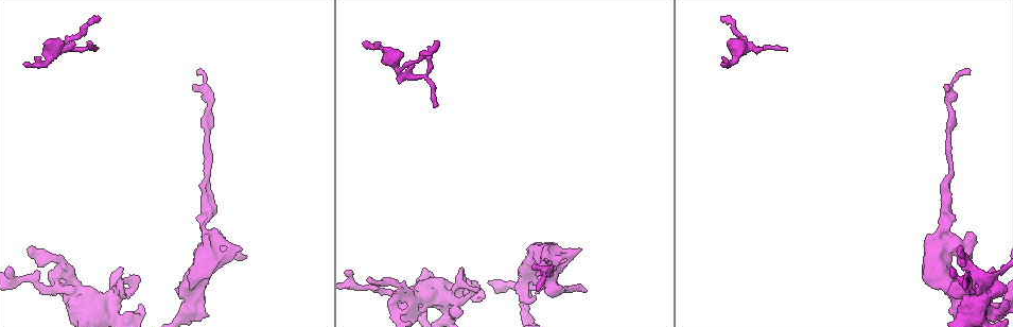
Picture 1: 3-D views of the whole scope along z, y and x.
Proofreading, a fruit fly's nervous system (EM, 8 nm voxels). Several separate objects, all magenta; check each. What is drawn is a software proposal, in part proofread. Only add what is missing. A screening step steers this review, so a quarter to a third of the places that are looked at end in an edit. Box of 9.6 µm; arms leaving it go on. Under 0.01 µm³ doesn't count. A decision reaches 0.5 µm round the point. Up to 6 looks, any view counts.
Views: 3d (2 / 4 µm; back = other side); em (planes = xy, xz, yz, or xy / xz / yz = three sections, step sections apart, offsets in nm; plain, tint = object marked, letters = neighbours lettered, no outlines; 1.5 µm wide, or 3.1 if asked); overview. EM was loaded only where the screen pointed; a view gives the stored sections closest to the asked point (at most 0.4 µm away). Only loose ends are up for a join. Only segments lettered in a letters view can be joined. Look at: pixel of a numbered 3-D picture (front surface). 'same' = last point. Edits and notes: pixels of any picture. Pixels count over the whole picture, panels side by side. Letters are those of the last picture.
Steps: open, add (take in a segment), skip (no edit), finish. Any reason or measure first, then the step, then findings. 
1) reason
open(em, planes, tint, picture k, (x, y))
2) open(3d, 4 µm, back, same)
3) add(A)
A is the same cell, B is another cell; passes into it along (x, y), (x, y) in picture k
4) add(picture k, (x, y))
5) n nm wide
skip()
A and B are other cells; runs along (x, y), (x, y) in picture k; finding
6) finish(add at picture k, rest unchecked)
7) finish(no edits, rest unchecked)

an open end
open(em, planes, plain, picture 1, (433, 105))

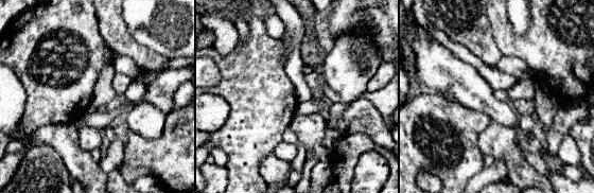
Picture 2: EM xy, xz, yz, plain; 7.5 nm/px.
what lies round it
open(em, planes, letters, same)

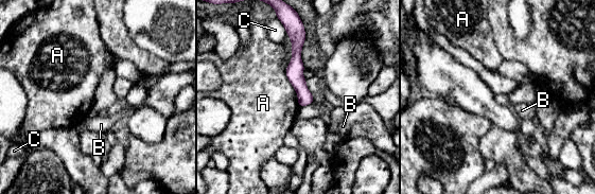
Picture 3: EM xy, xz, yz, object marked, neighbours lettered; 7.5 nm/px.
skip()
A, B and C are other cells; border along (285, 68), (299, 106) in picture 3; none of them fits

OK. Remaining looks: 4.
open(em, planes, letters, picture 1, (371, 281))

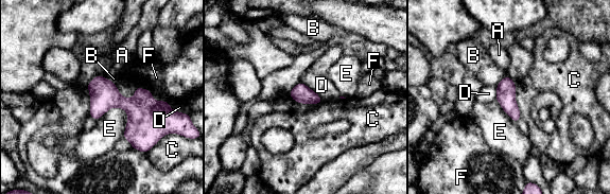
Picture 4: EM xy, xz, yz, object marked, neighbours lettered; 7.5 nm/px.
skip()
A, B, C, D, E and F are other cells; border along (515, 83), (515, 100), (521, 117) in picture 4; none of them fits

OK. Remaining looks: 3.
free end
open(em, planes, letters, picture 1, (586, 290))

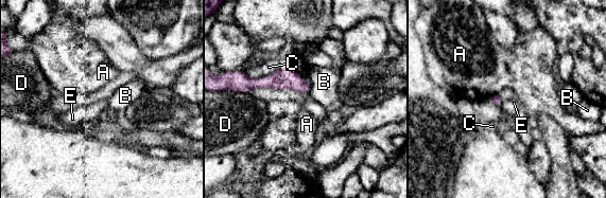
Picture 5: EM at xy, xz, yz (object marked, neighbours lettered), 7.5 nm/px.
skip()
A, B, C, D and E are other cells; runs along (242, 80), (295, 82), (307, 86) in picture 5; no lettered segment goes on from it

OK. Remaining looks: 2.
finish(no edits, rest unchecked)

